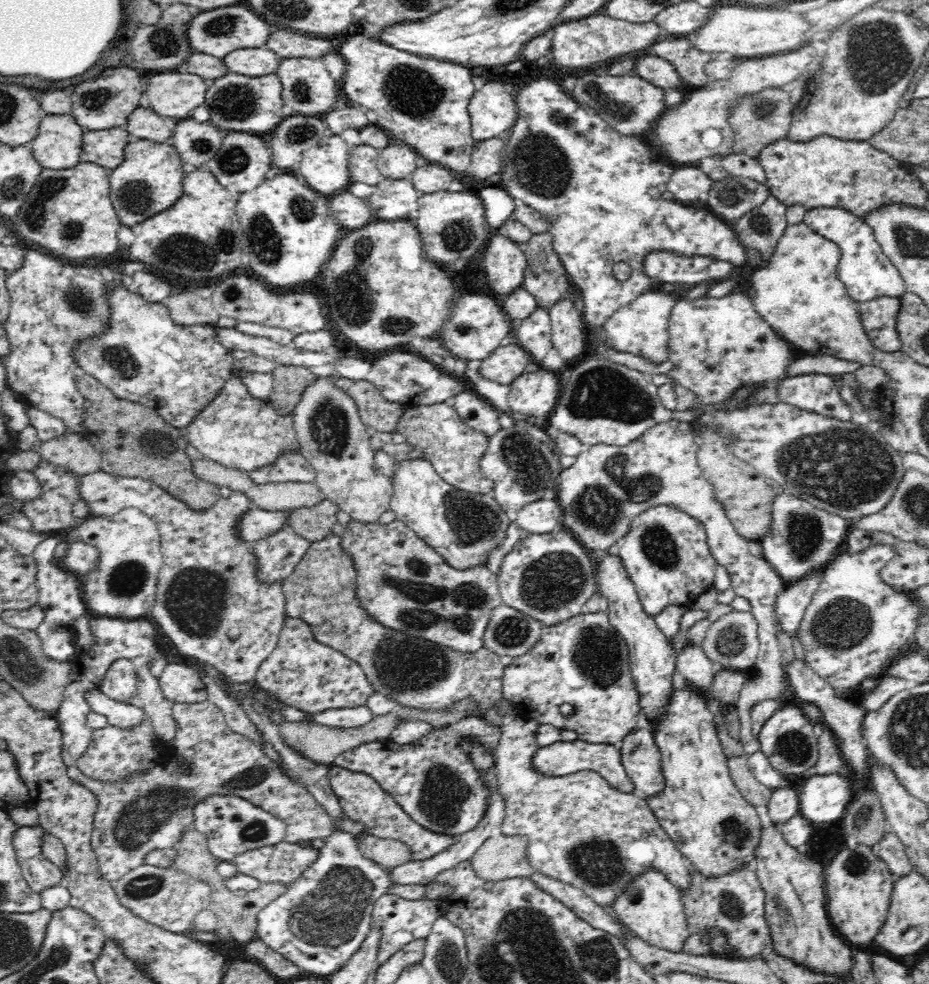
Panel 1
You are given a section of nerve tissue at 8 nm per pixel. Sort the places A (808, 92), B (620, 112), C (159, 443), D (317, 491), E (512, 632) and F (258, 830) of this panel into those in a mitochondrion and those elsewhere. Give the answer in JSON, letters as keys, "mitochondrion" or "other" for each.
{"A":"other","B":"mitochondrion","C":"mitochondrion","D":"other","E":"mitochondrion","F":"mitochondrion"}

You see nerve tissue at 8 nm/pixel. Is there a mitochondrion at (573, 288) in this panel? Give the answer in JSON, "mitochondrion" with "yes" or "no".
{"mitochondrion":"no"}

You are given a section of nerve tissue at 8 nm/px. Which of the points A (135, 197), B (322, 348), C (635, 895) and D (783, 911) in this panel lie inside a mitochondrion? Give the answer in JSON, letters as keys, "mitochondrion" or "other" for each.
{"A":"mitochondrion","B":"other","C":"mitochondrion","D":"mitochondrion"}

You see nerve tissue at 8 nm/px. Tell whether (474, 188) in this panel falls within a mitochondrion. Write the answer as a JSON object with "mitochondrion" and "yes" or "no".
{"mitochondrion":"no"}

